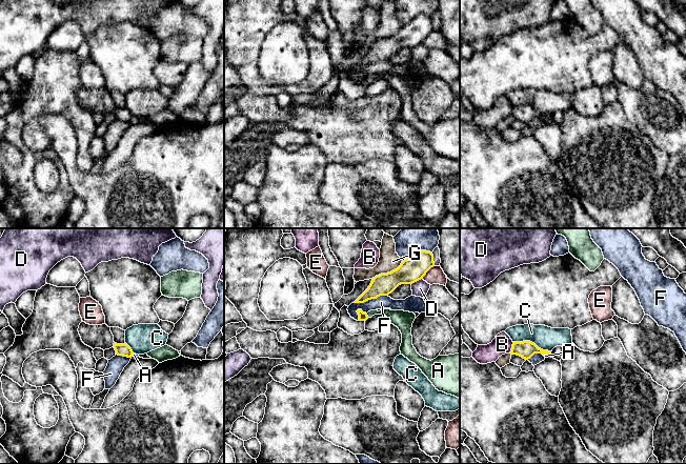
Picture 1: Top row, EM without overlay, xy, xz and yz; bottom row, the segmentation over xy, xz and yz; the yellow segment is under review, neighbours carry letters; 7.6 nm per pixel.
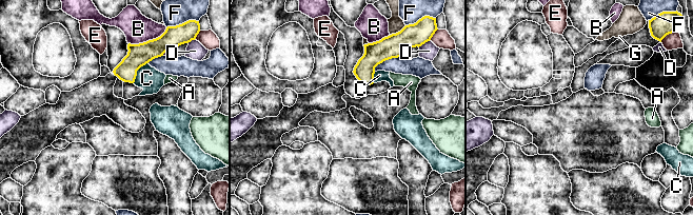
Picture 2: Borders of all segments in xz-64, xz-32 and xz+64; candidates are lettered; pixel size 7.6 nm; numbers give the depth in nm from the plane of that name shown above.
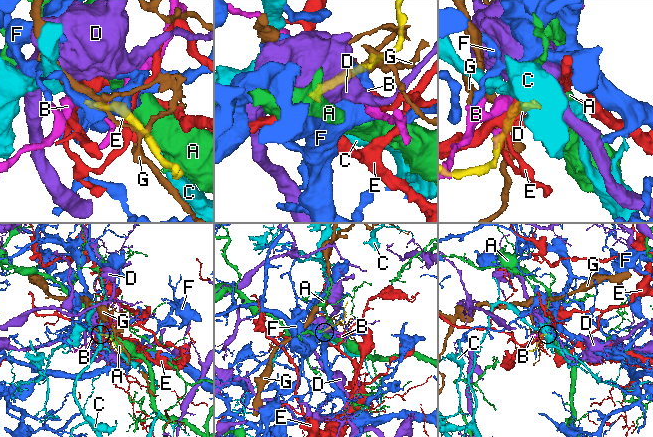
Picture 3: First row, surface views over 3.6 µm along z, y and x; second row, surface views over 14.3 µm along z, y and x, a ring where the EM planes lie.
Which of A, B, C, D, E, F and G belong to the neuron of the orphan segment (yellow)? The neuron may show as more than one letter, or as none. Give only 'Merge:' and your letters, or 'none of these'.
Merge: none of these

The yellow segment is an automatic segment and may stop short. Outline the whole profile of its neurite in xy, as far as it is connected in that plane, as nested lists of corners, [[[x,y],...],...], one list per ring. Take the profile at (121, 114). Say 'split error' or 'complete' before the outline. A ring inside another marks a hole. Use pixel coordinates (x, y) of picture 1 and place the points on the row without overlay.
split error | [[[82,85],[79,89],[78,96],[82,106],[93,114],[101,113],[105,115],[114,112],[116,119],[118,120],[127,122],[132,122],[133,120],[133,115],[126,107],[117,108],[114,106],[110,92],[105,87],[102,89],[89,89]]]

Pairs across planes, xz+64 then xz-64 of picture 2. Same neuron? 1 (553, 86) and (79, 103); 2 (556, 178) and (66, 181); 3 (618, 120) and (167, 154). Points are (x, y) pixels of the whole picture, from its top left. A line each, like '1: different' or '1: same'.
1: different
2: same
3: different

